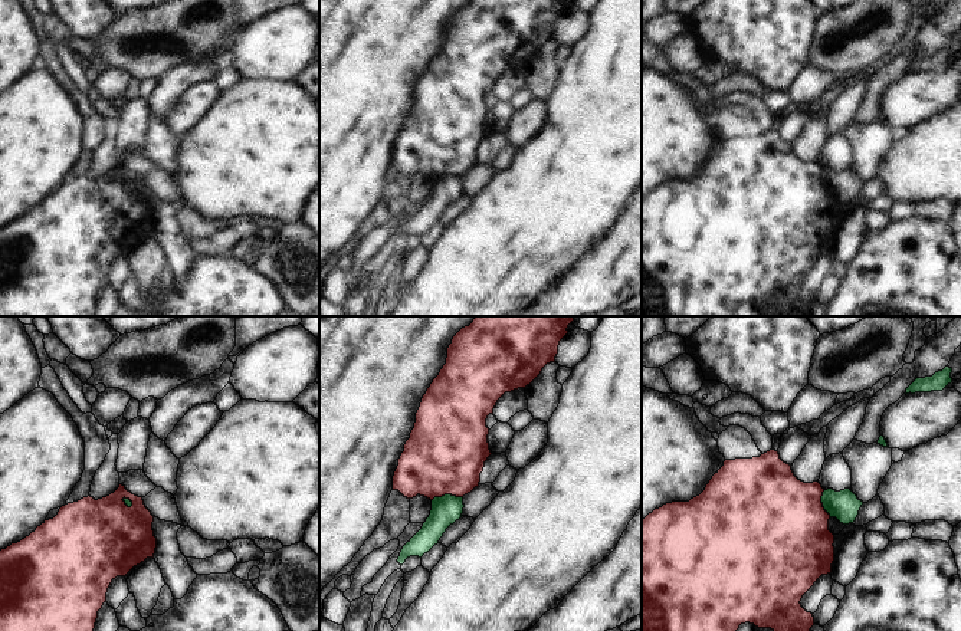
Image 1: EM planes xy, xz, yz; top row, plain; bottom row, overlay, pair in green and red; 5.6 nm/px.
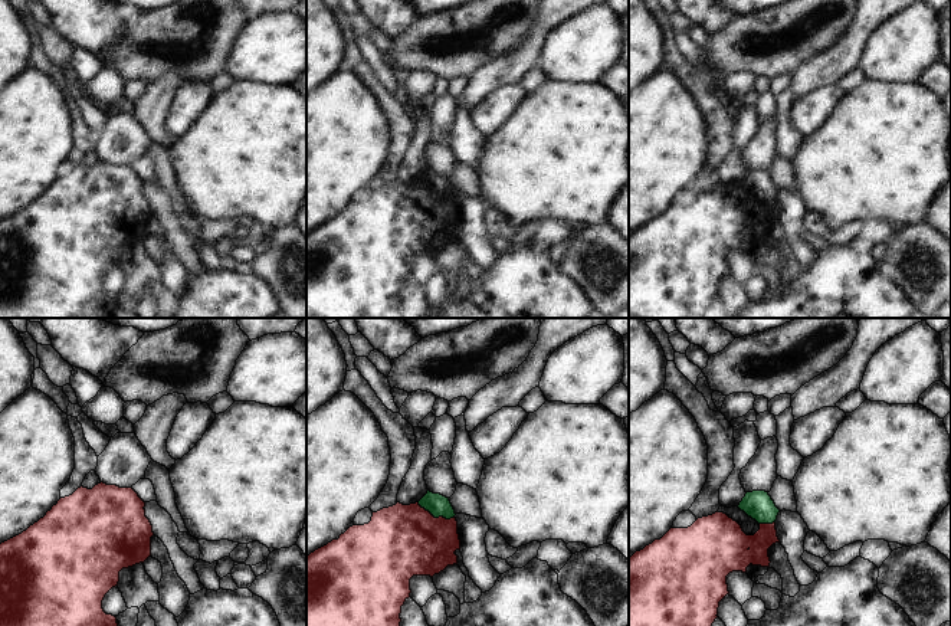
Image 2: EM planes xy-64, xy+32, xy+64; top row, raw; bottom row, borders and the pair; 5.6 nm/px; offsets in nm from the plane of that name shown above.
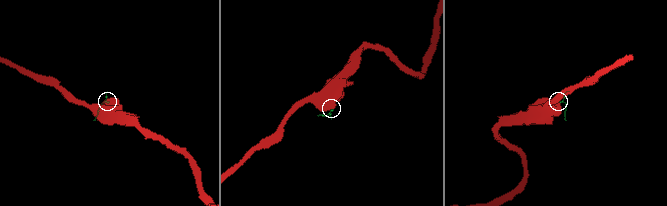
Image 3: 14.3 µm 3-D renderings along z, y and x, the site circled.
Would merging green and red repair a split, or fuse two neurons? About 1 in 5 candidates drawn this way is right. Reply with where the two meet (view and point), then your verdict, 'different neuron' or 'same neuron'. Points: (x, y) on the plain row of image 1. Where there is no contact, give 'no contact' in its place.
meets green in xz at (446, 173); different neuron

